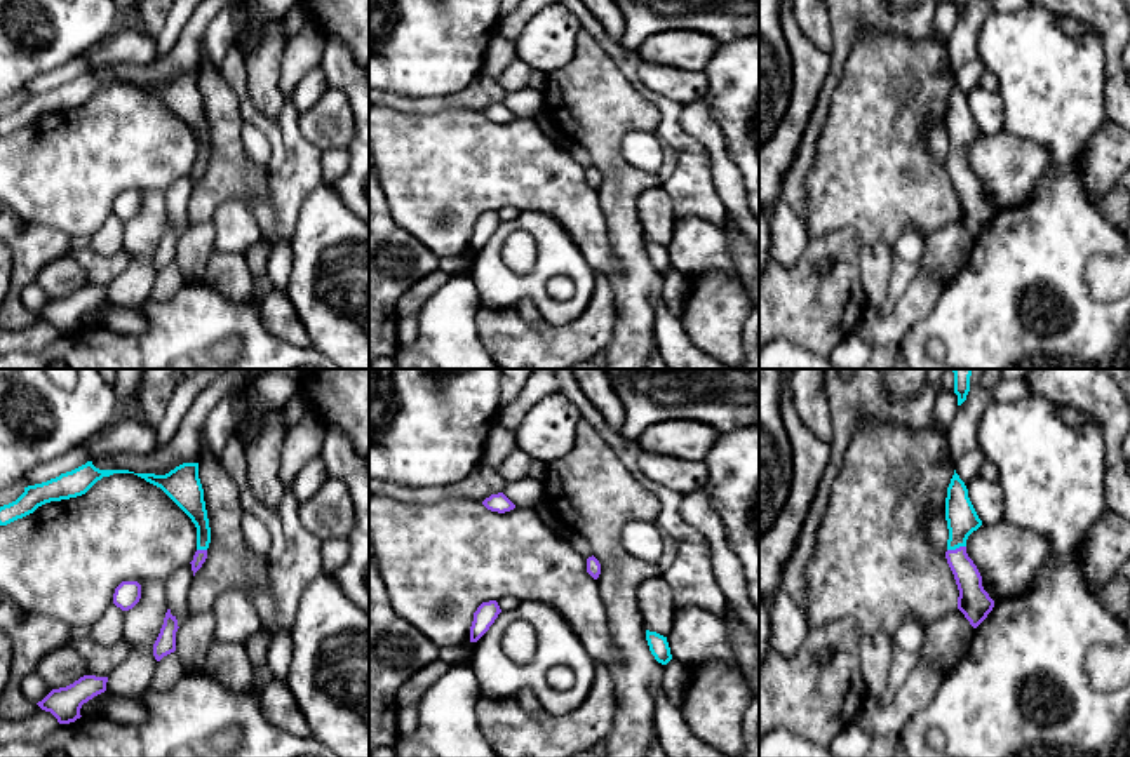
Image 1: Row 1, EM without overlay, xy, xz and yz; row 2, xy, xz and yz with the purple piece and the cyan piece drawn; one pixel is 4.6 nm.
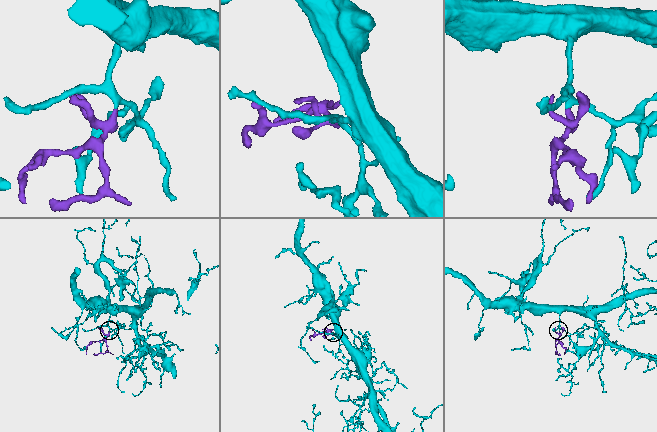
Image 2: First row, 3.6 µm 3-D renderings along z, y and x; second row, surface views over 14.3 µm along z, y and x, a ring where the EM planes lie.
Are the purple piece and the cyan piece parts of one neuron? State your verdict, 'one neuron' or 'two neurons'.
one neuron

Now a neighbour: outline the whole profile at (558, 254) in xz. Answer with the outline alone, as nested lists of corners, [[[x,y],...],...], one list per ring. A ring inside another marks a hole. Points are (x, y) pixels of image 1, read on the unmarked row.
[[[522,211],[515,219],[501,221],[489,240],[477,252],[472,252],[472,259],[470,277],[479,289],[482,306],[517,310],[521,301],[529,299],[536,306],[543,322],[562,327],[578,320],[585,313],[594,294],[595,271],[585,261],[561,223],[545,212]],[[514,231],[529,233],[536,244],[536,263],[526,275],[512,271],[501,259],[501,247]],[[555,277],[566,277],[575,284],[575,294],[569,299],[554,299],[547,292],[547,282]]]

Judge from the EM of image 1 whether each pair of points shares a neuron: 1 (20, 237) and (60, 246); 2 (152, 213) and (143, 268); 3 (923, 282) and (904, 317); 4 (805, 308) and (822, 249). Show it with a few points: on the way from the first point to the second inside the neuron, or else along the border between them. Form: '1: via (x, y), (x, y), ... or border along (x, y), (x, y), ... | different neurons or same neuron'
1: via (30, 244), (49, 244) | same neuron
2: via (147, 227), (143, 232), (143, 254) | same neuron
3: via (923, 291), (911, 308) | same neuron
4: via (805, 294), (805, 268), (808, 263) | same neuron

